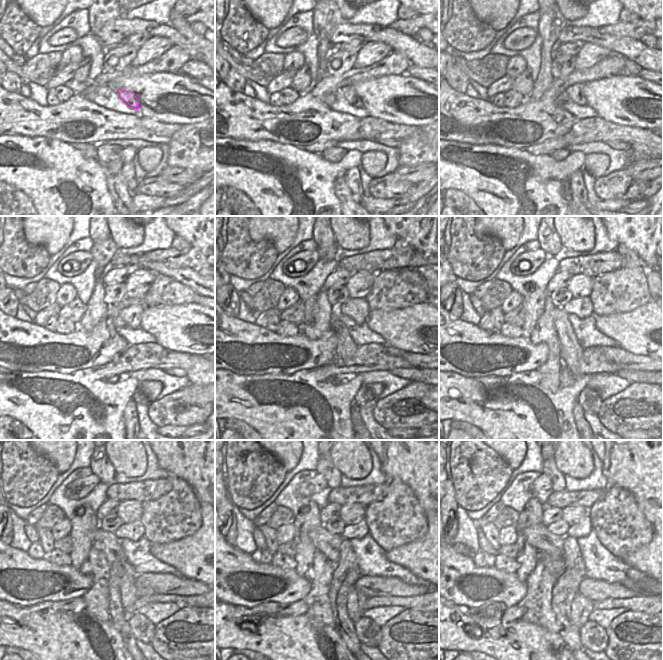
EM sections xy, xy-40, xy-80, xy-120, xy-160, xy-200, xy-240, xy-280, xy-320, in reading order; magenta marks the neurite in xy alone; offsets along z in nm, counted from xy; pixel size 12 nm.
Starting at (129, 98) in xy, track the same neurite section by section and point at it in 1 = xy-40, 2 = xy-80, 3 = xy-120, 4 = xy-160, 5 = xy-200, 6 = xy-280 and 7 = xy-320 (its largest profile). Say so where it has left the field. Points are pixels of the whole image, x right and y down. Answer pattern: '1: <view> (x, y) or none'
1: xy-40 (348, 92)
2: xy-80 (575, 92)
3: xy-120 (132, 315)
4: xy-160 (357, 309)
5: xy-200 (582, 307)
6: xy-280 (359, 530)
7: xy-320 (583, 528)

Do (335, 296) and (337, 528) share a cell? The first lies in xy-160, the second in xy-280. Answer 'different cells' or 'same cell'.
same cell

